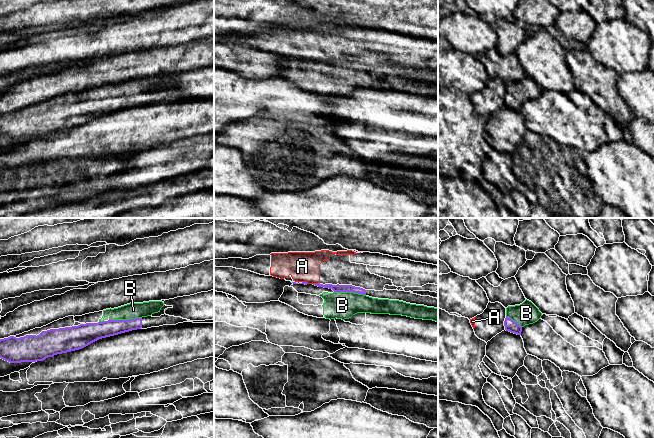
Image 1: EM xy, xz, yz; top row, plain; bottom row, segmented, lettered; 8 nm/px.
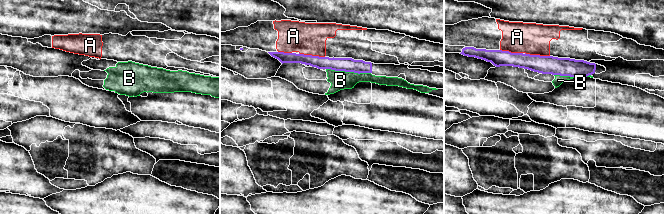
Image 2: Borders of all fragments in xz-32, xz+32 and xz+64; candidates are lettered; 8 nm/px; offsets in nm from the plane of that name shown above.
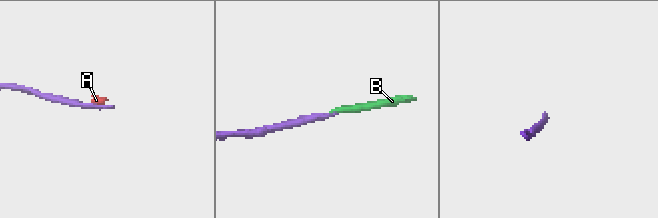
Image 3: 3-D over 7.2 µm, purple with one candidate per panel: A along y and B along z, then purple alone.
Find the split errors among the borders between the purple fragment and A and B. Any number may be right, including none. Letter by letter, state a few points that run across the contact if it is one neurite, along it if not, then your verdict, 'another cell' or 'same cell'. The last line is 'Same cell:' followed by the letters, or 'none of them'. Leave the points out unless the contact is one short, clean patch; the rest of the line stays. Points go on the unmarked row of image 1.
A: line xz (319, 58), (313, 60); another cell
B: line xy (96, 107), (110, 104), (125, 96), (133, 86); same cell
Same cell: B

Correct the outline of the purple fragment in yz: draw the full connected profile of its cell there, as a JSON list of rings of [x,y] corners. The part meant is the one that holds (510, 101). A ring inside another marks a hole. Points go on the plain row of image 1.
[[[525,76],[520,81],[508,82],[506,84],[506,94],[504,97],[505,106],[521,111],[525,101],[537,98],[542,92],[539,85],[529,76]]]

